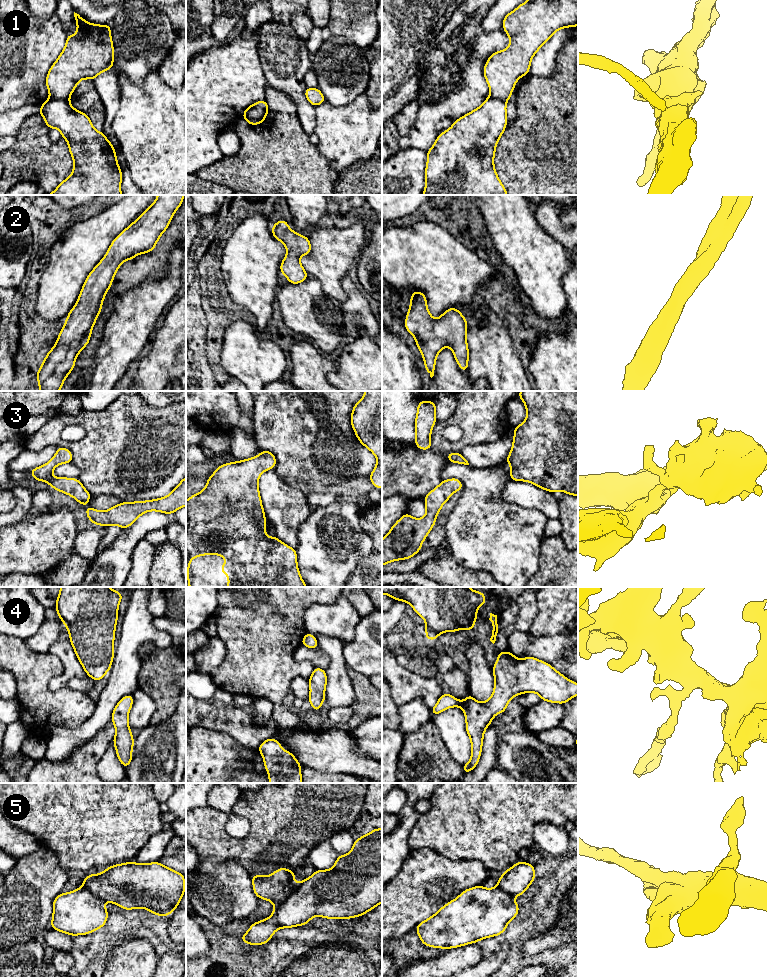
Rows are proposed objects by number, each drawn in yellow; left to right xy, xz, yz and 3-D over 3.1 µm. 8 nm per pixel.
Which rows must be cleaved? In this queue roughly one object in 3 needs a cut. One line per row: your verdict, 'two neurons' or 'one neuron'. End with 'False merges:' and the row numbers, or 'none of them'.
1: two neurons
2: one neuron
3: one neuron
4: one neuron
5: two neurons
False merges: 1, 5

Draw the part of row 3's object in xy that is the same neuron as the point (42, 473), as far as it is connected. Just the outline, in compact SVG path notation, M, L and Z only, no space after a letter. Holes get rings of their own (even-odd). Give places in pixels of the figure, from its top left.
M57 447L56 454L49 462L43 466L30 470L29 473L33 476L33 479L45 481L47 484L51 485L53 489L70 495L77 500L80 505L85 505L89 502L91 495L83 487L78 478L55 478L52 476L52 470L56 466L64 463L72 463L72 459L73 455L70 450L64 447Z

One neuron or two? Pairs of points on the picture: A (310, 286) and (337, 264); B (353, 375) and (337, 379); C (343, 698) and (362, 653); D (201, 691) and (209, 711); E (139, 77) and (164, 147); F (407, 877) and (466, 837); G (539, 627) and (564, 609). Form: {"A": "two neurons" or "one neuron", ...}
{"A": "two neurons", "B": "one neuron", "C": "two neurons", "D": "two neurons", "E": "two neurons", "F": "two neurons", "G": "one neuron"}

